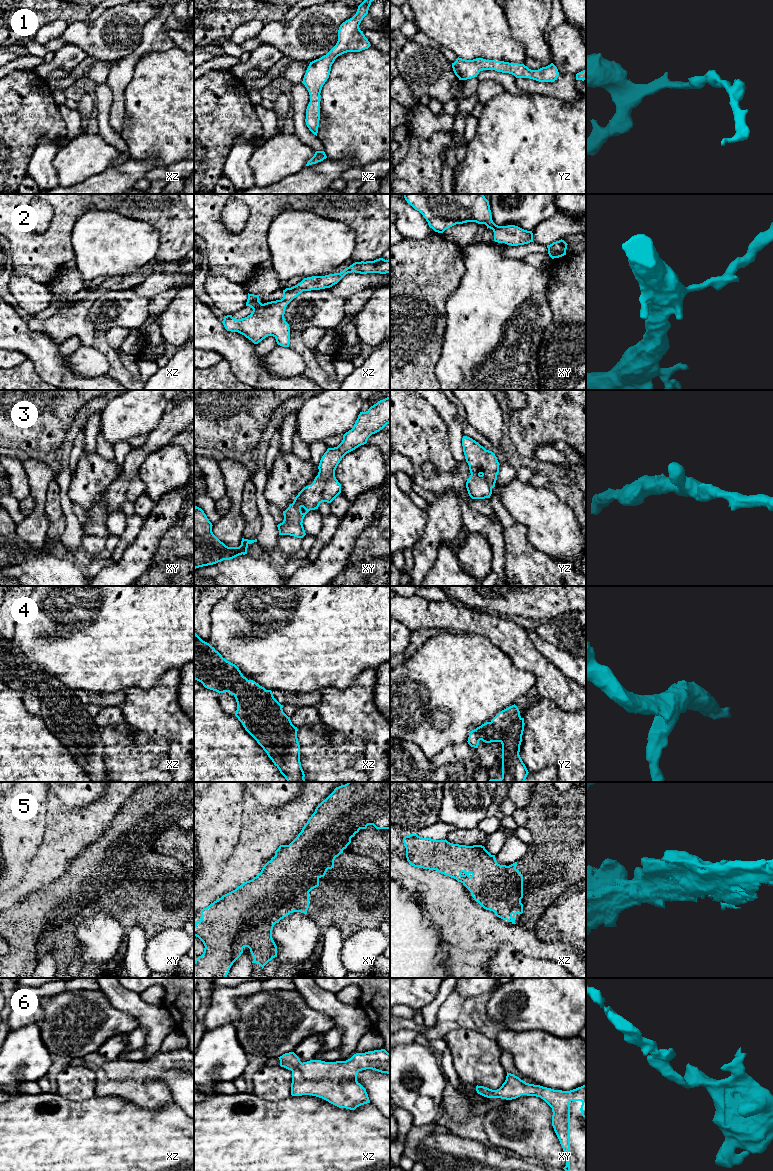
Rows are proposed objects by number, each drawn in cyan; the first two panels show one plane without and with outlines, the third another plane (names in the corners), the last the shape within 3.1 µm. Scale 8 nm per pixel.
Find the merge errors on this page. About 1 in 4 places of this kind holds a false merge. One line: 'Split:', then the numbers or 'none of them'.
Split: none of them

